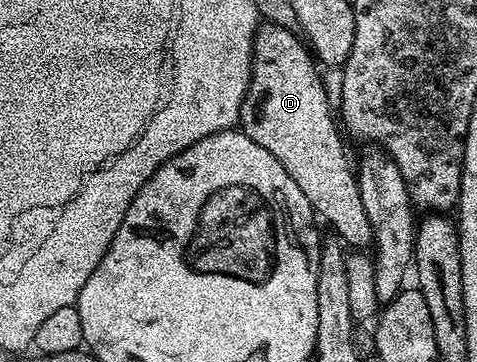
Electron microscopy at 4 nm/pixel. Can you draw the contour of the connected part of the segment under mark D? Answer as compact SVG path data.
M271 22L259 25L254 37L250 83L242 101L240 129L284 164L284 172L308 196L315 215L321 221L323 218L347 247L366 248L374 241L368 212L364 212L358 179L351 159L346 159L343 135L335 111L330 111L330 98L317 69L314 55L295 31Z

